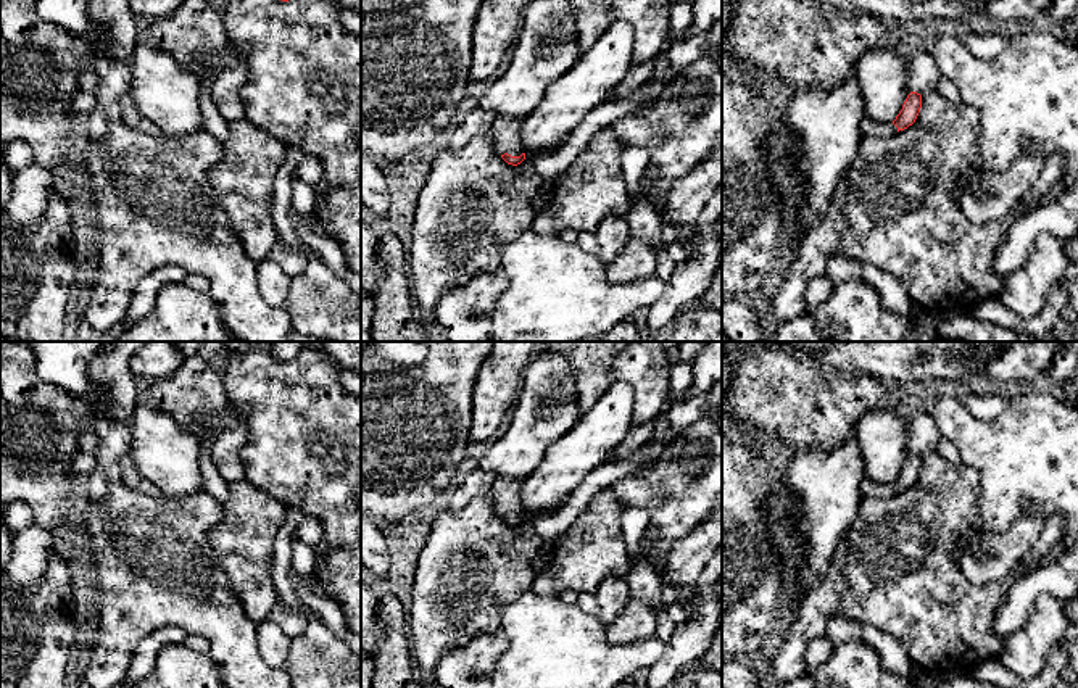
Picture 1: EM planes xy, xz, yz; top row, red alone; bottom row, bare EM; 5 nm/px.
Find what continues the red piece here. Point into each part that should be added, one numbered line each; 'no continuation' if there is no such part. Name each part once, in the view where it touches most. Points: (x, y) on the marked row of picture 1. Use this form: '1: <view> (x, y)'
1: xz (506, 131)

